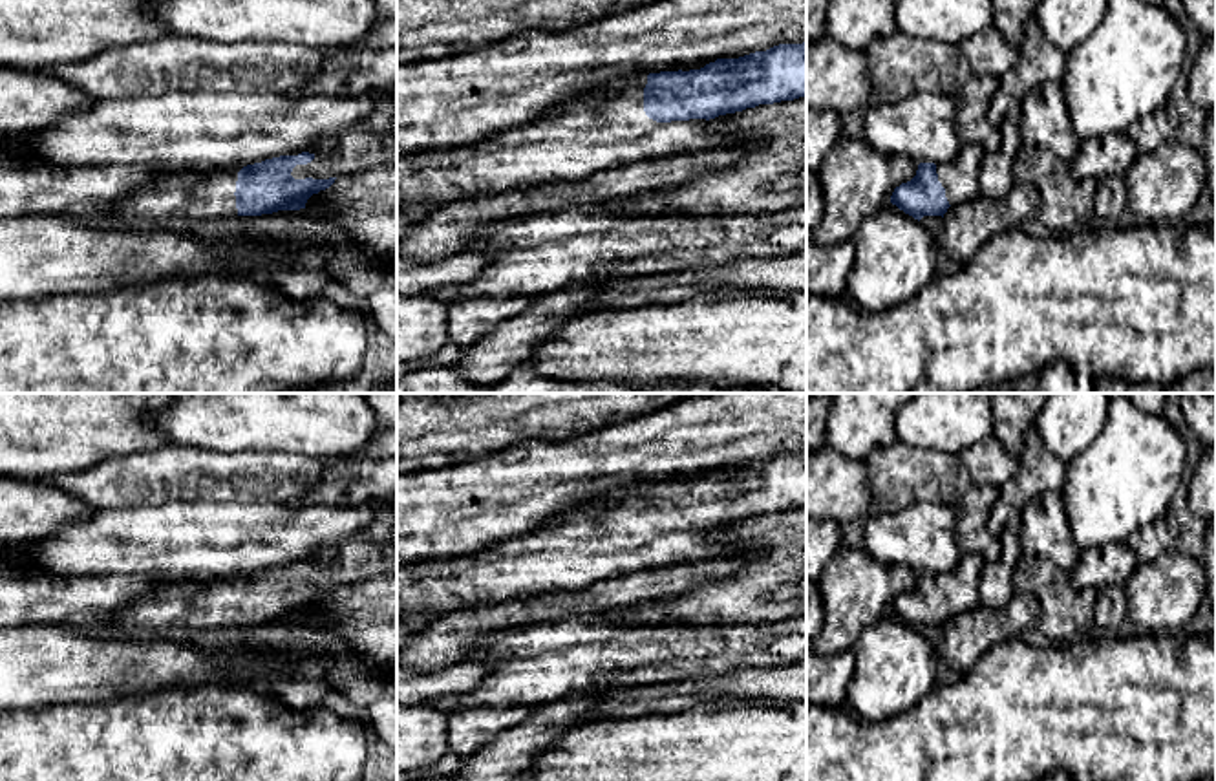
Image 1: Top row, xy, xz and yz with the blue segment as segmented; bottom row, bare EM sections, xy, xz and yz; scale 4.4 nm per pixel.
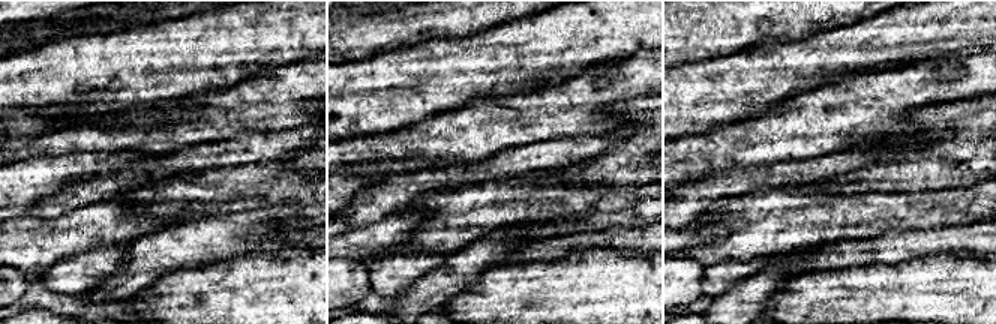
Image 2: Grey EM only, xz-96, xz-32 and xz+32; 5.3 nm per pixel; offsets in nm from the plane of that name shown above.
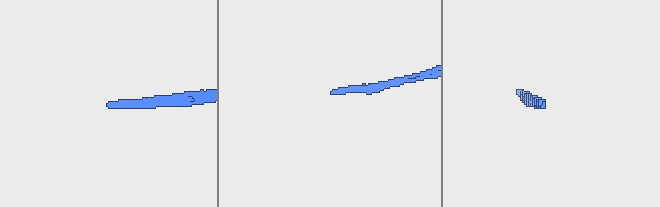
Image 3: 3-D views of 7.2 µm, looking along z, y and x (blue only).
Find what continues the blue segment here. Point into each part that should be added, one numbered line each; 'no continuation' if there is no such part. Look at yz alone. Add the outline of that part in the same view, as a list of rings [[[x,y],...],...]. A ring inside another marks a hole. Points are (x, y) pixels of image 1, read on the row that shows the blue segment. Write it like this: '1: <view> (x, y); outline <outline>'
1: yz (959, 178); outline [[[962,144],[955,161],[936,165],[938,181],[945,188],[945,198],[951,207],[980,194],[978,170],[986,154],[980,144]]]

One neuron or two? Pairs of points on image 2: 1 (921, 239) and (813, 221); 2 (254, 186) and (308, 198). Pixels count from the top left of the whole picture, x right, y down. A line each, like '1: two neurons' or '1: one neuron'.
1: two neurons
2: one neuron

